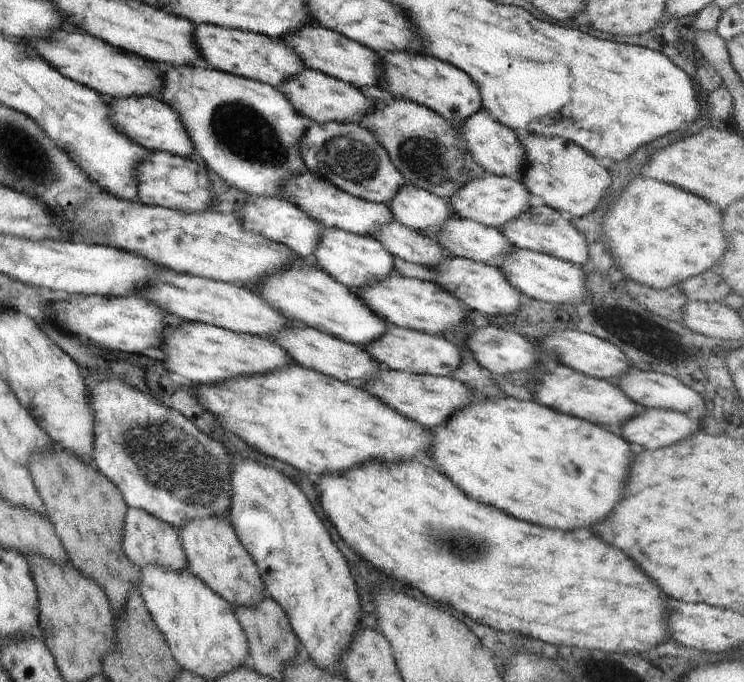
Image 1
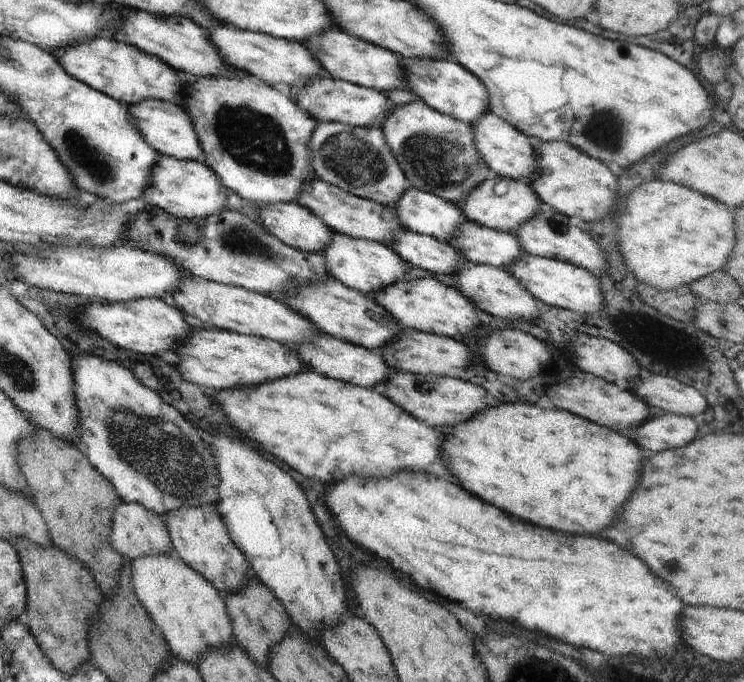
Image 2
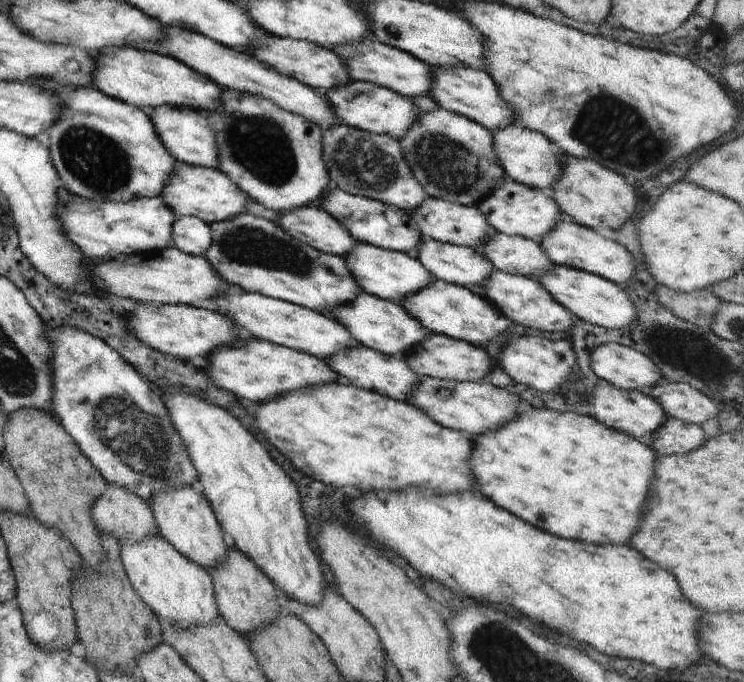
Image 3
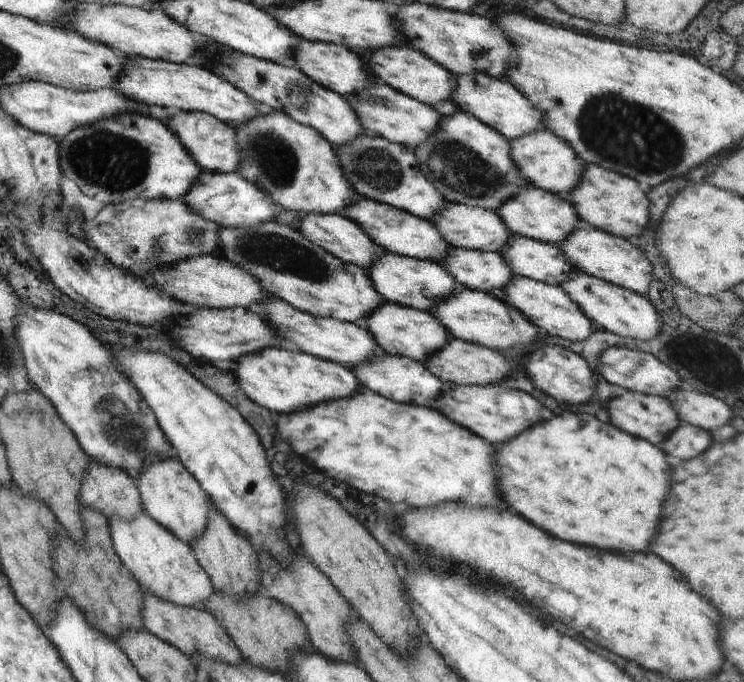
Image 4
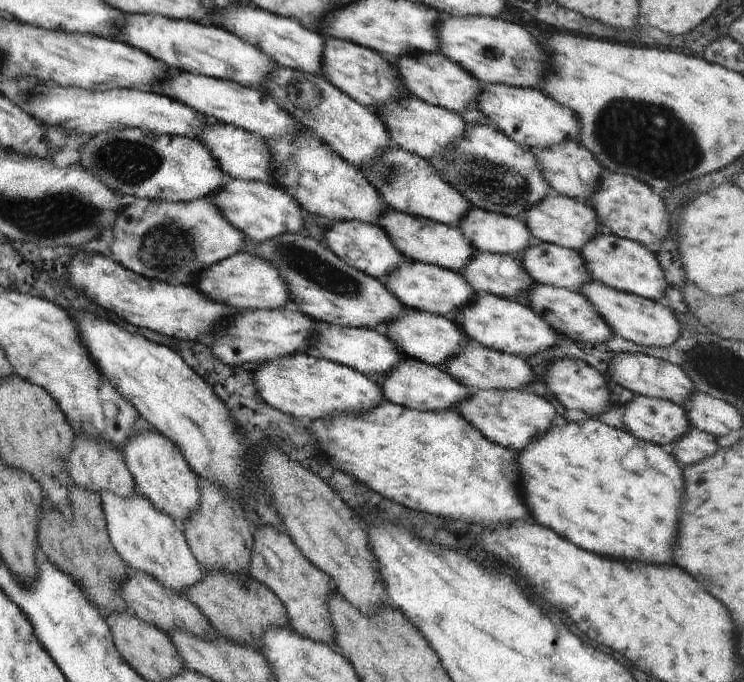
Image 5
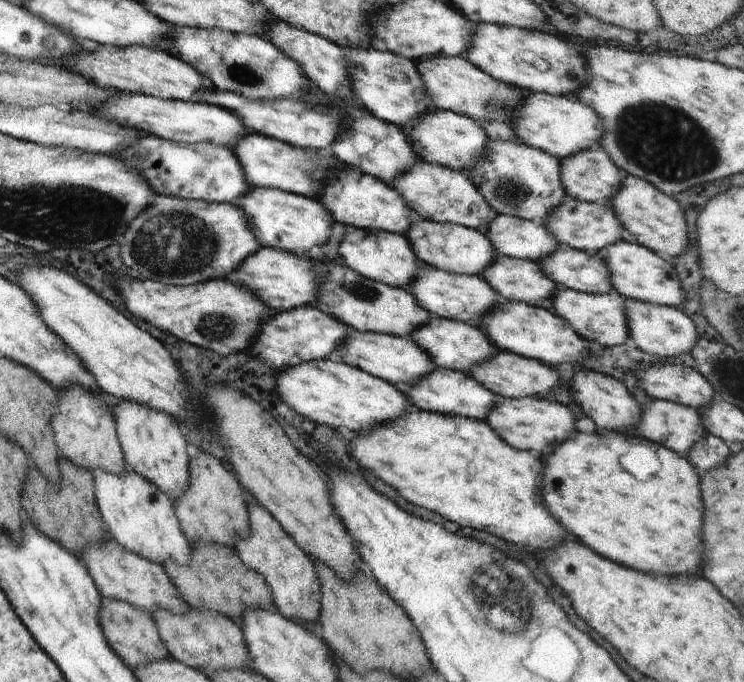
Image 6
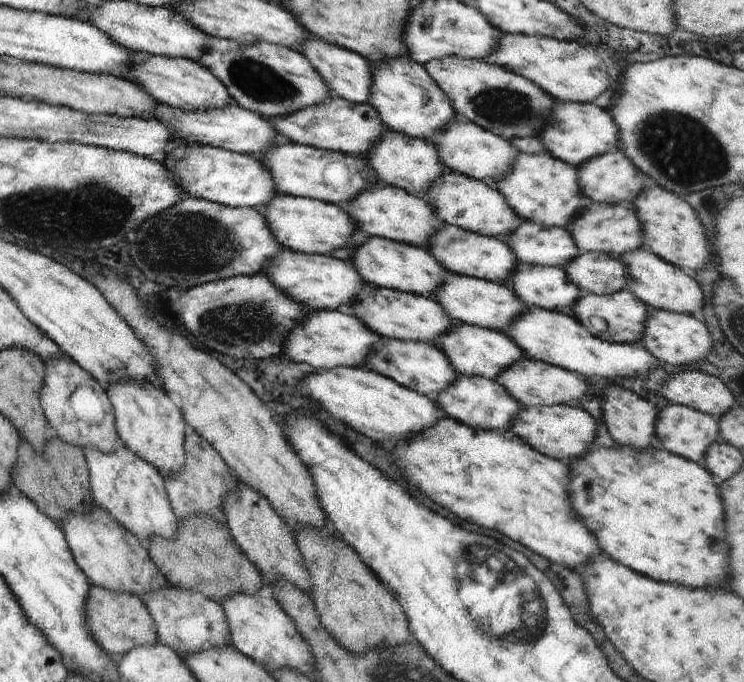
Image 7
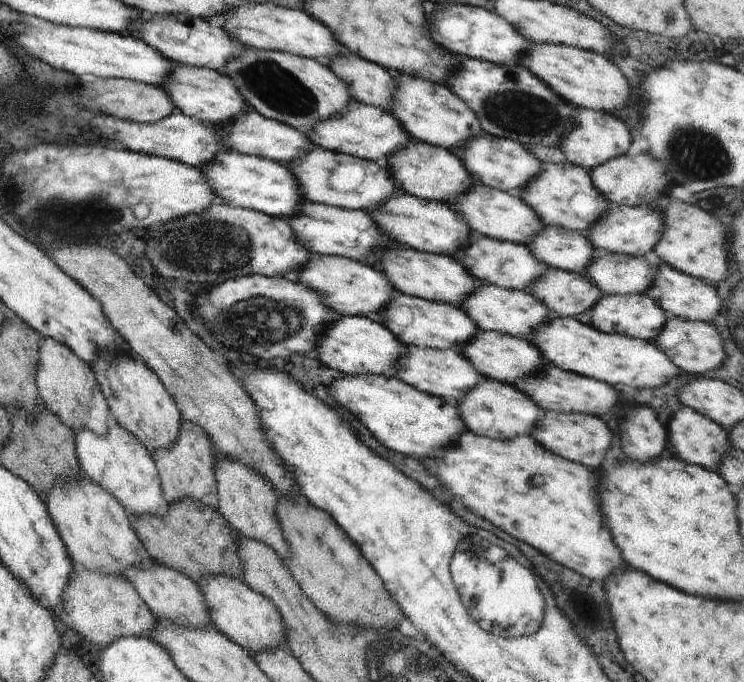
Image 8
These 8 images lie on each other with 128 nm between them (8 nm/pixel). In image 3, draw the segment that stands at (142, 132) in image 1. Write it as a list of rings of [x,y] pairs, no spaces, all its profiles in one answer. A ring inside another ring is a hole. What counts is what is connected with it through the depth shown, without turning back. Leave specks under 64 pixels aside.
[[[158,105],[149,117],[164,148],[171,152],[176,161],[199,167],[219,168],[215,132],[205,113],[176,105]]]

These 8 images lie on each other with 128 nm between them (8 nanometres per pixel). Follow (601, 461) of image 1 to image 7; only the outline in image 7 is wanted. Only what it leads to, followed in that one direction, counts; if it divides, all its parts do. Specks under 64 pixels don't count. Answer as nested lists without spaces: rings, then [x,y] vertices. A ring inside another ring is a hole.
[[[590,443],[583,455],[570,462],[567,490],[570,506],[584,520],[586,528],[590,526],[600,549],[612,560],[660,582],[674,582],[692,588],[726,584],[728,546],[724,542],[724,510],[712,482],[713,475],[708,474],[704,465],[668,452],[658,445],[638,451],[628,445],[604,447],[595,443]]]

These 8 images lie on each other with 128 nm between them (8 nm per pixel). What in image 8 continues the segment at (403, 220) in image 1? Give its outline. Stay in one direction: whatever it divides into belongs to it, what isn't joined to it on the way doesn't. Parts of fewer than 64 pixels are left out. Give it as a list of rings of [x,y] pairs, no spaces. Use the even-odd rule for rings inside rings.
[[[551,225],[532,236],[527,248],[546,266],[574,273],[584,273],[594,258],[594,246],[586,234]]]

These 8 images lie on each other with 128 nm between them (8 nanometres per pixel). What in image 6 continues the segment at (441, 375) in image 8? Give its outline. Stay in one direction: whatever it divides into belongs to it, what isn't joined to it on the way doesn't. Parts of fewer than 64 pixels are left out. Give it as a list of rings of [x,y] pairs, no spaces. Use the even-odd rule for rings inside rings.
[[[346,327],[347,335],[343,343],[333,353],[337,360],[359,368],[376,378],[393,384],[406,393],[412,383],[426,376],[435,366],[429,356],[408,336],[399,337],[375,332],[360,332]]]

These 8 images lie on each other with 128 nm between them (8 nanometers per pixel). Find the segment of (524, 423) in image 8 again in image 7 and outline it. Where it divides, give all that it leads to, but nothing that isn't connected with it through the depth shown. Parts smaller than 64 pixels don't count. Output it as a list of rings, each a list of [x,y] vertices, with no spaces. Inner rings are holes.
[[[460,374],[434,400],[438,410],[465,425],[475,429],[506,430],[520,412],[522,406],[509,392],[495,380],[481,376],[466,376]]]

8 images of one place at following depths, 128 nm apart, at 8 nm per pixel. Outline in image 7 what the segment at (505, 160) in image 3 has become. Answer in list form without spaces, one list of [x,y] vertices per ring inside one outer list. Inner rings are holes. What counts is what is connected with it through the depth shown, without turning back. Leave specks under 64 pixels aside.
[[[620,149],[590,157],[576,168],[580,190],[588,201],[597,203],[632,205],[636,195],[647,183],[651,183],[650,178],[644,180],[644,174],[633,165],[627,156],[624,156]]]

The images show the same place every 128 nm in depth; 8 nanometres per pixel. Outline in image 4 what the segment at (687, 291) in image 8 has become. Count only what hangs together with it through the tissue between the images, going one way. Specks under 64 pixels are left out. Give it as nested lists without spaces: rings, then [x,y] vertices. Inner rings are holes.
[[[583,224],[559,246],[564,250],[568,262],[575,270],[647,297],[649,286],[655,278],[653,265],[642,249],[630,244],[627,239]]]

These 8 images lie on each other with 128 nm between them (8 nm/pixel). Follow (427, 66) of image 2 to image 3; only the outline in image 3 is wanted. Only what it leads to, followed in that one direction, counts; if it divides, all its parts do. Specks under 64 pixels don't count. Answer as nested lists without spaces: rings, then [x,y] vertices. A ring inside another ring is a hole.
[[[466,65],[454,68],[430,67],[429,70],[431,89],[428,94],[440,108],[466,116],[491,132],[515,122],[511,108],[501,99],[496,83],[486,71]]]

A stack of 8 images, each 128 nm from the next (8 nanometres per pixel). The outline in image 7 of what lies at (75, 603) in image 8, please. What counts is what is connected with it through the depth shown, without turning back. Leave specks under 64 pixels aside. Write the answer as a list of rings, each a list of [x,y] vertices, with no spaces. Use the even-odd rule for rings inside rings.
[[[91,585],[86,598],[87,625],[94,640],[110,657],[121,657],[133,648],[142,645],[156,645],[159,642],[157,626],[150,616],[142,598],[130,593],[108,591],[105,588]]]

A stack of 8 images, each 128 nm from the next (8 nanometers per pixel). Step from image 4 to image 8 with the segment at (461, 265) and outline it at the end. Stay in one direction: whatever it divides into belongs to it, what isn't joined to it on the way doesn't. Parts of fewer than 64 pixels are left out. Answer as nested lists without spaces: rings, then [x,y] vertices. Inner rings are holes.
[[[551,267],[540,276],[540,280],[534,280],[532,288],[528,290],[559,317],[575,318],[576,315],[590,310],[604,296],[602,290],[584,273],[562,271]]]

